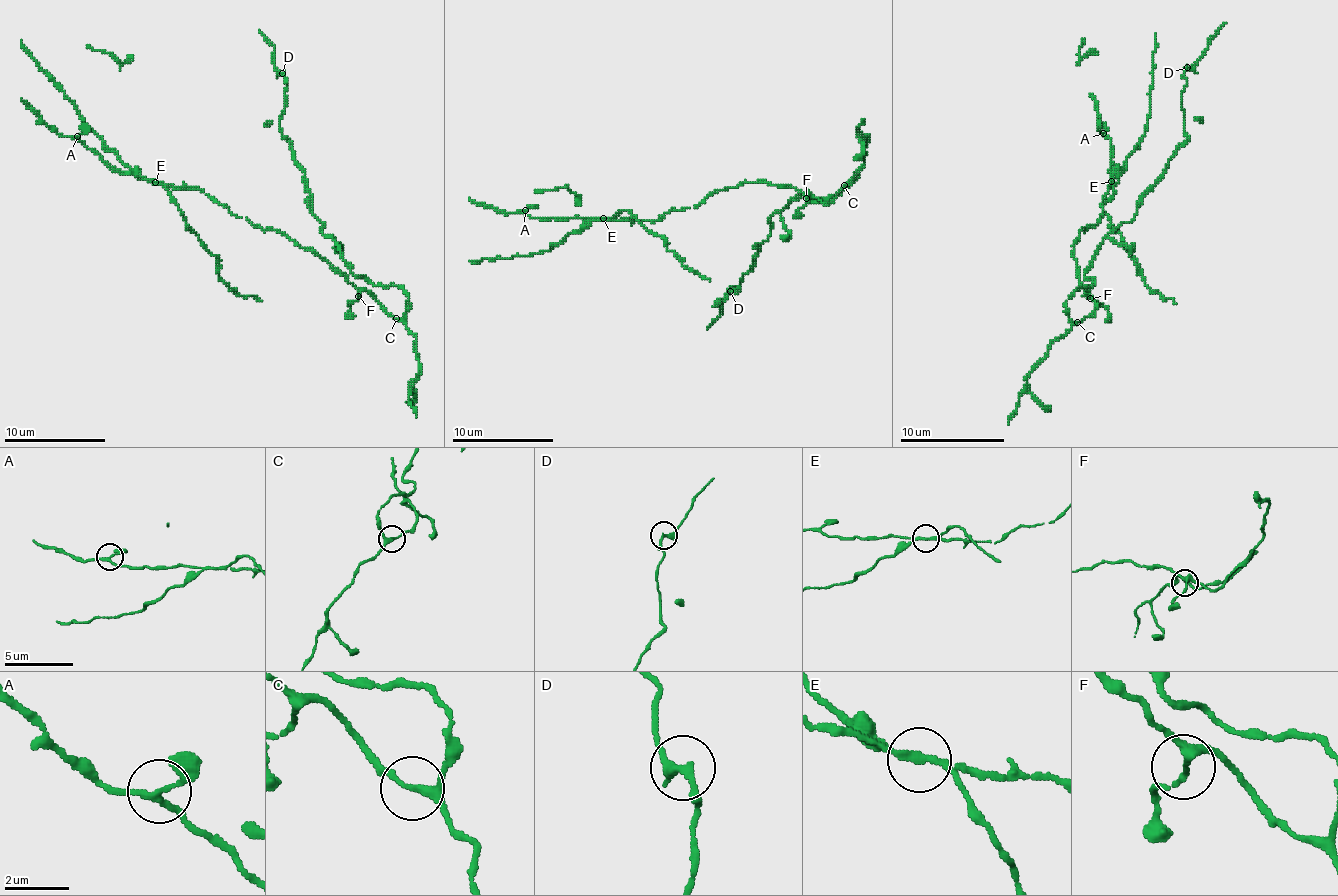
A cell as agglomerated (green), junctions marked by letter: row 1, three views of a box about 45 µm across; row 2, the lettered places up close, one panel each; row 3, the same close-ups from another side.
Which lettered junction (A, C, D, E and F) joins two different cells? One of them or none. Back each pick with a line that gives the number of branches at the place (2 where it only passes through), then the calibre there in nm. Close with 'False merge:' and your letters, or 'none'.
E: Branches: 3. Thickness 180 nm
False merge: E

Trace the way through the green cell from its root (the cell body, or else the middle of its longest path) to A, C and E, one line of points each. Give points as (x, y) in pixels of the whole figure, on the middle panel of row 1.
A: (816, 198), (791, 185), (743, 182), (715, 190), (700, 205), (669, 210), (656, 220), (530, 218), (525, 210)
C: (816, 198), (829, 203), (844, 185)
E: (816, 198), (803, 195), (791, 185), (743, 182), (715, 190), (700, 205), (669, 210), (656, 220), (603, 218)

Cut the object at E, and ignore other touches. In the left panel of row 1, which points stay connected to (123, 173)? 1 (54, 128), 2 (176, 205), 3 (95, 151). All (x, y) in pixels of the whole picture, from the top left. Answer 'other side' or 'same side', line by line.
1: same side
2: other side
3: same side

